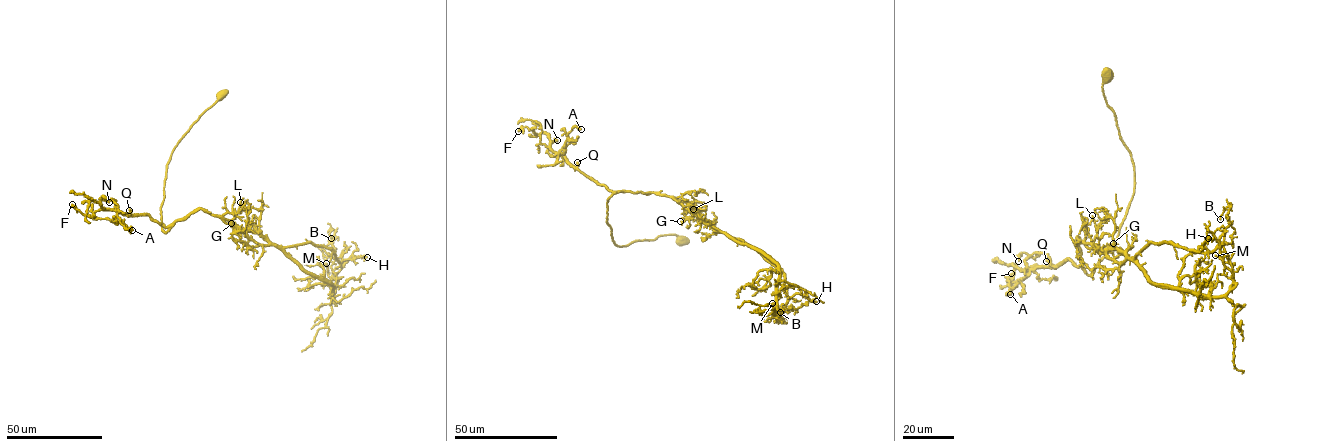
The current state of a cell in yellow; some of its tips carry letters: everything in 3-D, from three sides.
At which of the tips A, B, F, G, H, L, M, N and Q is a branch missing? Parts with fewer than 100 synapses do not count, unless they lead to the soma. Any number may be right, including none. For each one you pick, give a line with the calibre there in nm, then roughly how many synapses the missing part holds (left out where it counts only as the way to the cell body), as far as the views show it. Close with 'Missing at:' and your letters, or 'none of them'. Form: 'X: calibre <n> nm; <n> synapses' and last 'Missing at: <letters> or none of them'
Missing at: none of them

